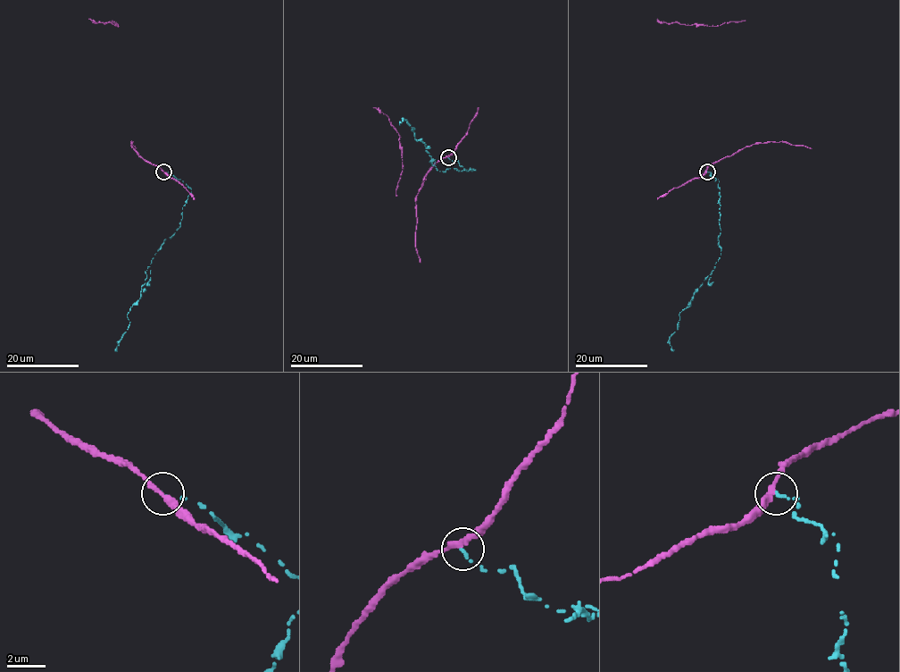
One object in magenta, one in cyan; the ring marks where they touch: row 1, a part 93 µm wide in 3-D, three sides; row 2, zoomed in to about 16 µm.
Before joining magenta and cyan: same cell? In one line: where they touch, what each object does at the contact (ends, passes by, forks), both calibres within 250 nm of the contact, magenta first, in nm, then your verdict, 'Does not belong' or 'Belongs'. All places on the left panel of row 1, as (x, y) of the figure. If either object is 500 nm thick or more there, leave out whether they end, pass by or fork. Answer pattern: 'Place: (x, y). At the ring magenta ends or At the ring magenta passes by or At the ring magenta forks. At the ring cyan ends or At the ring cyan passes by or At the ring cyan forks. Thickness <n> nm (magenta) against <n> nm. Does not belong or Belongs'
Place: (163, 172). At the ring magenta passes by. At the ring cyan ends. Thickness 320 nm (magenta) against 180 nm. Does not belong

